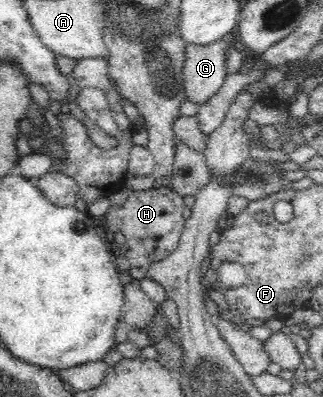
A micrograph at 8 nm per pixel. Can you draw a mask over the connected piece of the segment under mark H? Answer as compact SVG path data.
M155 187L143 191L130 189L126 203L118 207L110 207L104 215L106 229L112 232L122 232L124 243L121 253L128 258L132 278L140 280L146 277L150 265L168 257L179 245L185 227L184 197L171 187Z

